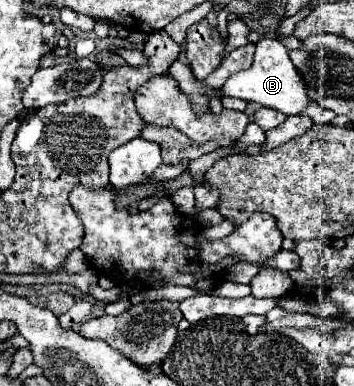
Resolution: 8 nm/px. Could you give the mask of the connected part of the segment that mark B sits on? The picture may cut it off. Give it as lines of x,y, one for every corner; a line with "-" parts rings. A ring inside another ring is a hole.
262,38
256,44
254,64
248,70
240,70
240,72
232,74
222,86
222,96
240,98
246,102
256,102
260,106
280,110
288,116
300,114
310,102
310,98
306,94
306,86
304,86
298,70
292,66
292,60
288,56
288,48
284,48
276,38

